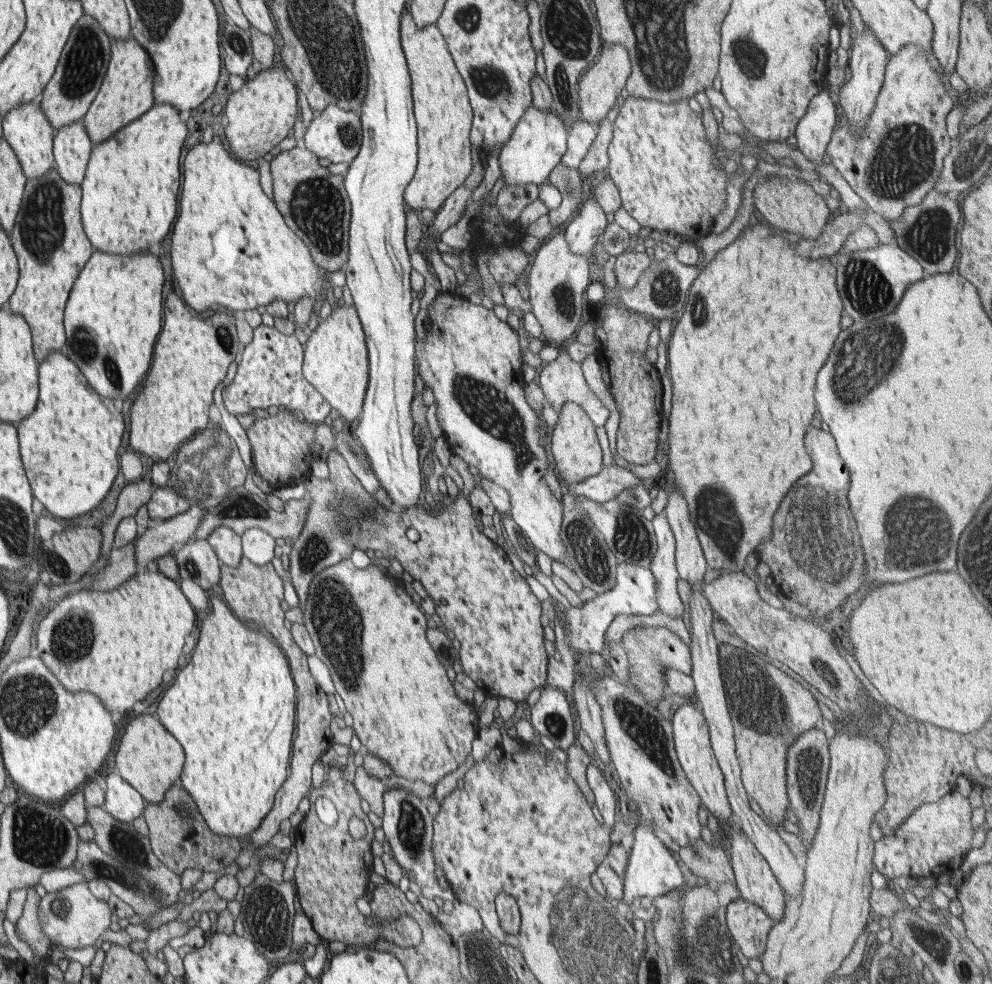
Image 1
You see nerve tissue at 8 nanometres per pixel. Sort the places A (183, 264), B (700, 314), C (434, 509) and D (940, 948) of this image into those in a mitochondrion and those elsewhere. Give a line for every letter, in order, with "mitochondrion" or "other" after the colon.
A: other
B: mitochondrion
C: other
D: mitochondrion

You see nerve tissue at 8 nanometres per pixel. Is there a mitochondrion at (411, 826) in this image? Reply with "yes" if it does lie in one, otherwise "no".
yes

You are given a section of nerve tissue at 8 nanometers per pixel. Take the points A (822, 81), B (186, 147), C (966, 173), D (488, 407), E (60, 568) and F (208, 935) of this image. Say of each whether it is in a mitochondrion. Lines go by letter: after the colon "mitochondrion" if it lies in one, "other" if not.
A: other
B: other
C: other
D: mitochondrion
E: mitochondrion
F: other

